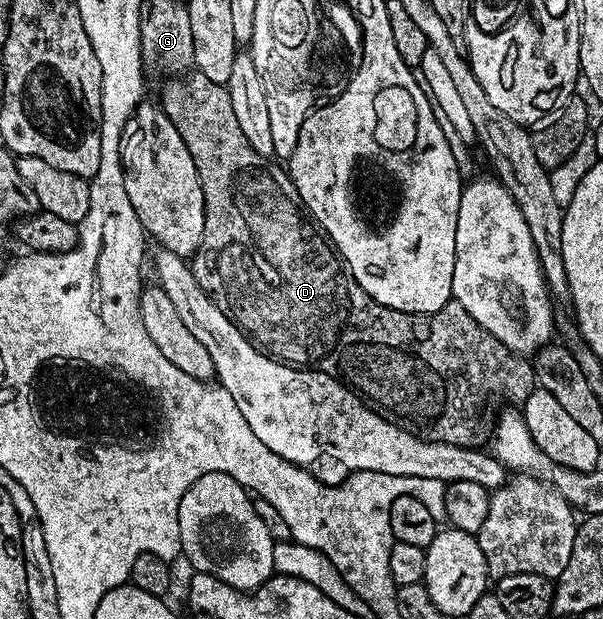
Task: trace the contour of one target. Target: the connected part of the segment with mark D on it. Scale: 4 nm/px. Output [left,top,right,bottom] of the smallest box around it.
[161,71,537,446]

